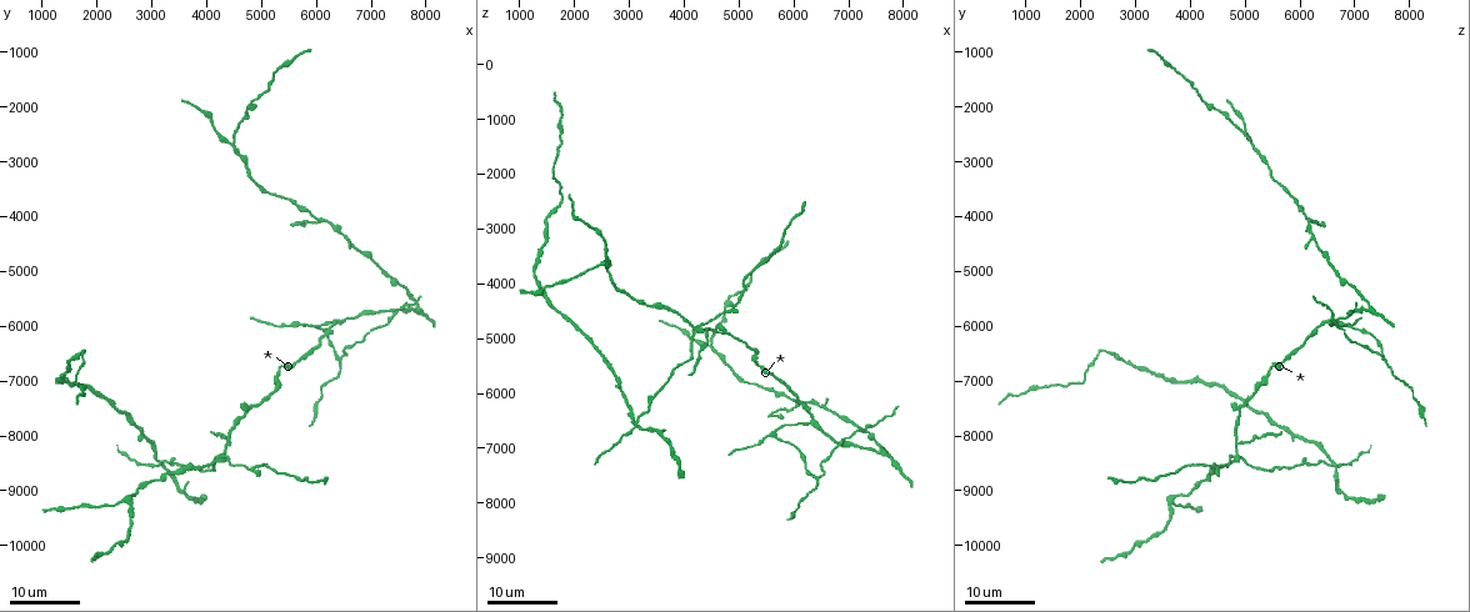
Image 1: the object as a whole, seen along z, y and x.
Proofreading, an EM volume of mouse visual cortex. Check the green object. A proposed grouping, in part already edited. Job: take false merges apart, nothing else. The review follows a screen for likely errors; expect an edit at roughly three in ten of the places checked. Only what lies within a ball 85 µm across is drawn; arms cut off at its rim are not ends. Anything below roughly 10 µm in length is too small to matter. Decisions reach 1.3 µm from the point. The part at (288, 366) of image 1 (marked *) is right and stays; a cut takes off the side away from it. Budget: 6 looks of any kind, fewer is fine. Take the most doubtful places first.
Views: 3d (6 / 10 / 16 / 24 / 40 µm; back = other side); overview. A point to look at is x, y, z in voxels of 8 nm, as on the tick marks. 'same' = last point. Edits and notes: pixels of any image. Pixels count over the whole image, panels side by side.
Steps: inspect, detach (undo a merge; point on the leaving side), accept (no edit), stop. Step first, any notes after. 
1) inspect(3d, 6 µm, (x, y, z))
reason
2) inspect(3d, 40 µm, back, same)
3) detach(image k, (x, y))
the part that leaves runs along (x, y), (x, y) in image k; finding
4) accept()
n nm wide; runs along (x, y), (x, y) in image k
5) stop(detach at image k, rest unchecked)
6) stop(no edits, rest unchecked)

inspect(3d, 24 µm, (6500, 6550, 7500))

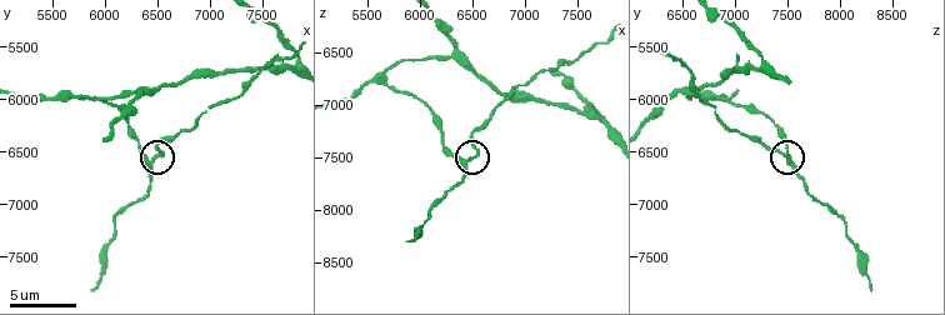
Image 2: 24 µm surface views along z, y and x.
inspect(3d, 10 µm, (6480, 6560, 7540))

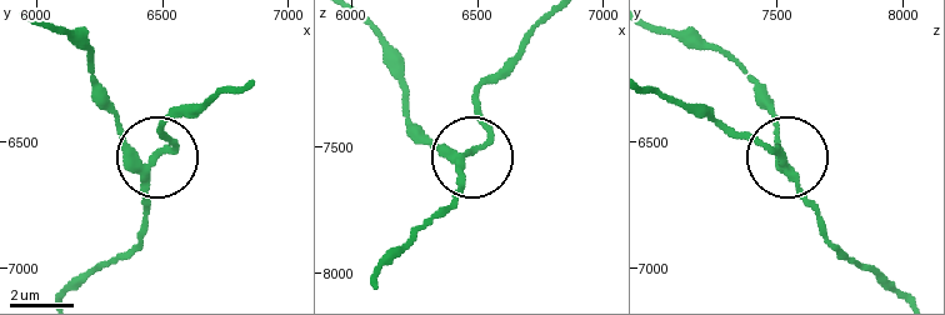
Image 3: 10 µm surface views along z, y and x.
detach(image 3, (149, 213))
the part that leaves runs along (146, 171), (171, 148), (163, 131), (171, 121), (244, 86) in image 3; two neurons meet here

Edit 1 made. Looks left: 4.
inspect(overview)

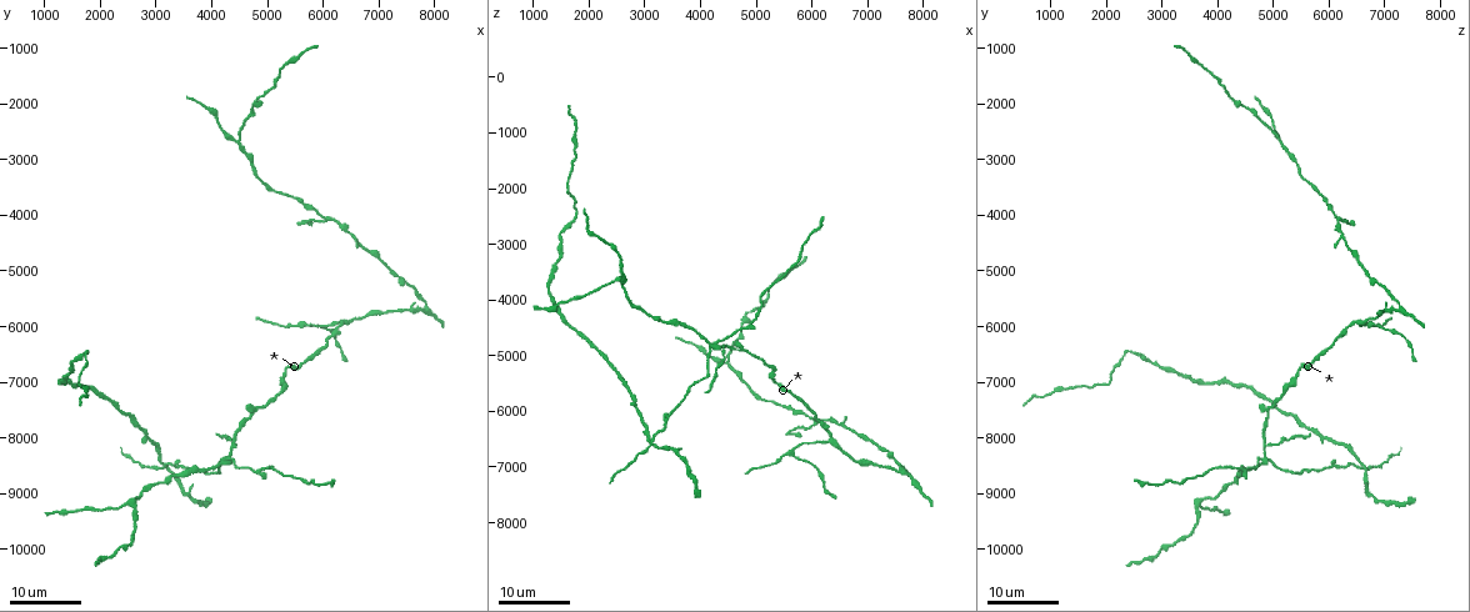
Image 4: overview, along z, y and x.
inspect(3d, 16 µm, (7850, 5750, 7200))
calibre changes

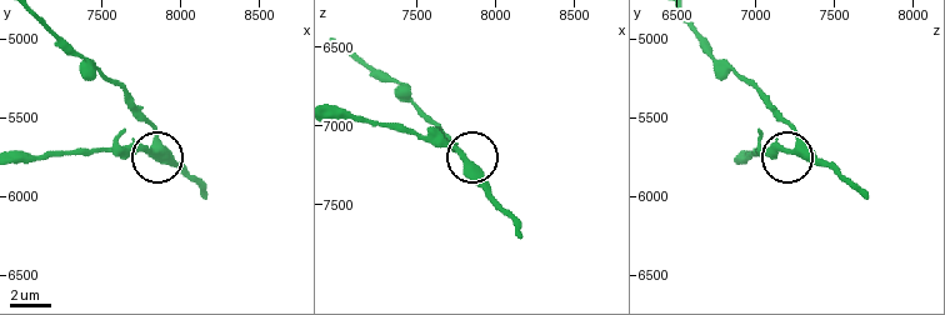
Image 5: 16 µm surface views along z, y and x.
inspect(3d, 6 µm, (7820, 5700, 7220))
closer look

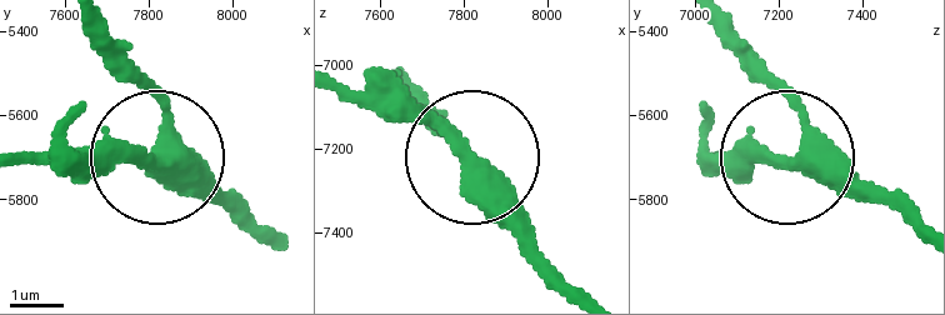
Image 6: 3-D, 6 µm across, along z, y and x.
accept()
3 arms; all the same neuron

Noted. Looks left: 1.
stop(detach at image 3, rest unchecked)

